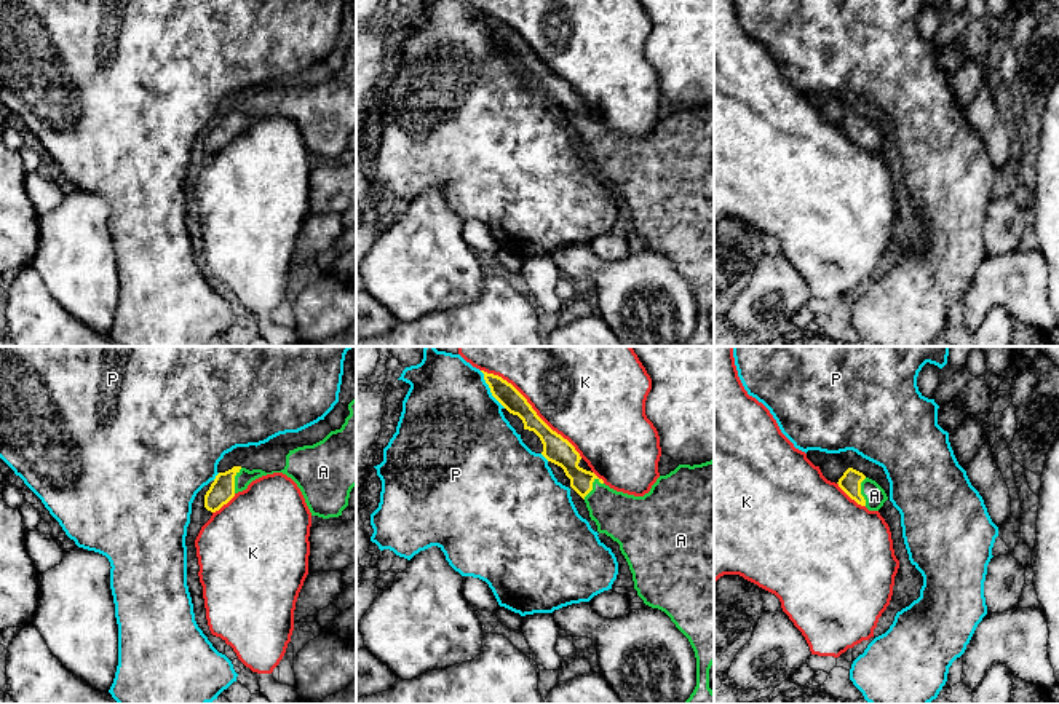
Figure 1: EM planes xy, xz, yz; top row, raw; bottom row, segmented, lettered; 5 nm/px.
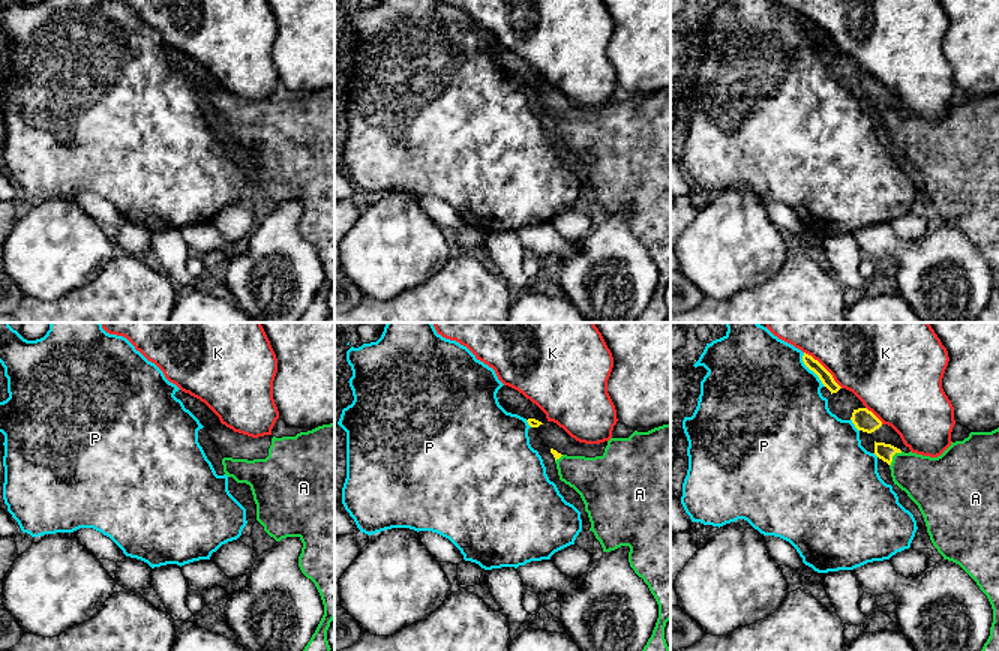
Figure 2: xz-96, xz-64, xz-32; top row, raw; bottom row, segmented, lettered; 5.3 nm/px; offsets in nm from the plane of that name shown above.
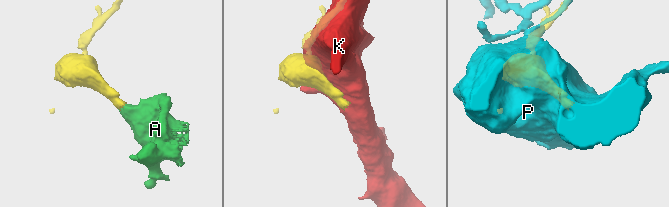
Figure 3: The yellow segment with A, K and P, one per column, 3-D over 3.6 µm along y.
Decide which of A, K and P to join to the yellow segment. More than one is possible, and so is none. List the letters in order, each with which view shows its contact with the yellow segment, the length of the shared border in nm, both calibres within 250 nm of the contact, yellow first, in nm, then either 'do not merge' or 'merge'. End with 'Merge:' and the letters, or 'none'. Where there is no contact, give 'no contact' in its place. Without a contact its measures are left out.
A: xz | 130 nm | 140/260 nm | merge
K: xz | 700 nm | 140/480 nm | do not merge
P: xz | 240 nm | 110/480 nm | do not merge
Merge: A

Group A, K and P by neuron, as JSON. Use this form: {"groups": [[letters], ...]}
{"groups": [["A"], ["K"], ["P"]]}

